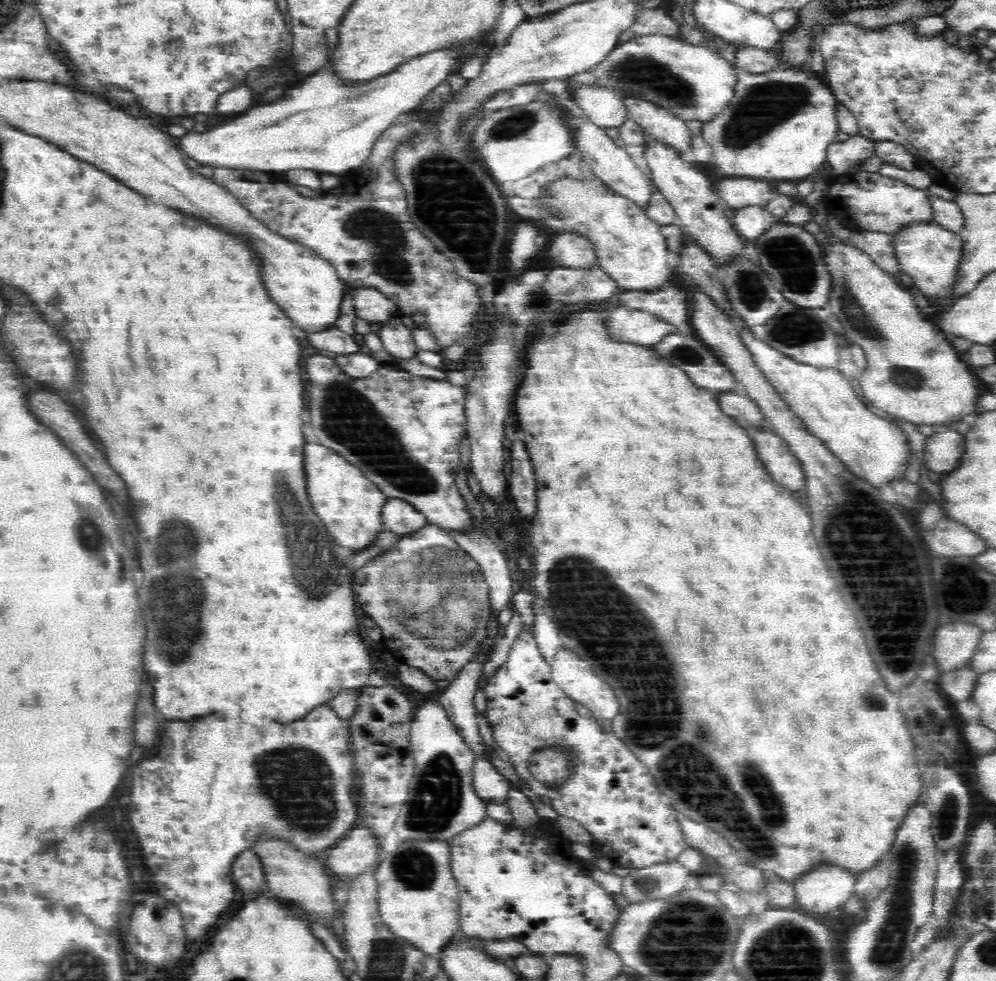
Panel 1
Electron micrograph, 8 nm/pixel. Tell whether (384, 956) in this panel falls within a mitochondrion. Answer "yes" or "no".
yes

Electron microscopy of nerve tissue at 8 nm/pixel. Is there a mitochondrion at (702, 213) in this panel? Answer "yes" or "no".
no

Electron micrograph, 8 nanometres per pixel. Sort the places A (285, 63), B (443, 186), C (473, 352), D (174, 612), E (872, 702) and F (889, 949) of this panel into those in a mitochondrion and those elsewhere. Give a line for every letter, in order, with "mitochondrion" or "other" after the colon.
A: other
B: mitochondrion
C: other
D: mitochondrion
E: mitochondrion
F: mitochondrion

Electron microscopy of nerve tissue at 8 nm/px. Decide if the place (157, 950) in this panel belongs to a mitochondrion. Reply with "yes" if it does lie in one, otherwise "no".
no

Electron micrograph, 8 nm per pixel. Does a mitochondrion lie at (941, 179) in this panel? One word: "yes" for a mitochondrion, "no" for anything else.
no

